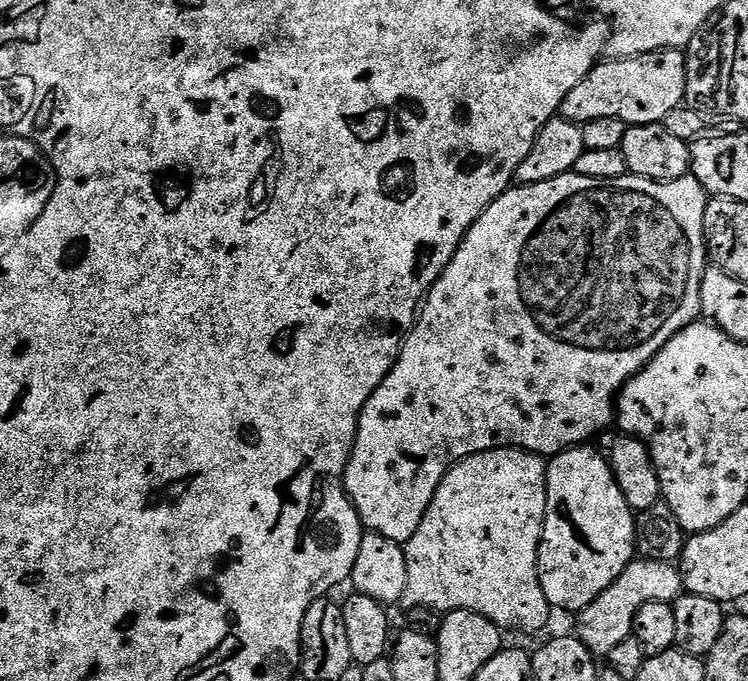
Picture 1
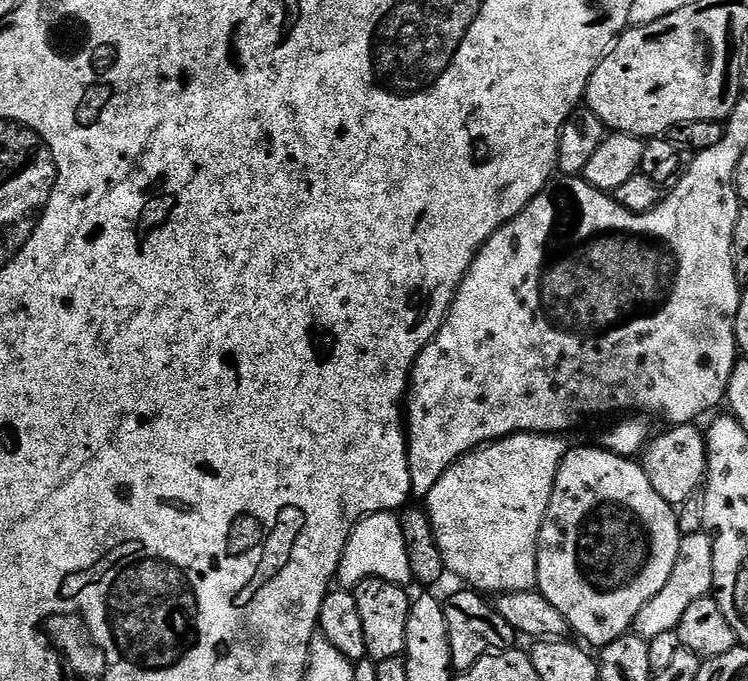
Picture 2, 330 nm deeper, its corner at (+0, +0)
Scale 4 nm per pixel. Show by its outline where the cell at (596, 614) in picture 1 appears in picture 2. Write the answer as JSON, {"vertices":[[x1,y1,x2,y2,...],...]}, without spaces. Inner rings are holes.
{"vertices":[[707,531,698,534,690,534,680,541,678,550,678,562,674,562,674,570,670,573,670,578,642,610,638,610,638,618,634,625,635,635,641,636,644,640,658,638,658,634,674,632,676,627,682,622,682,617,686,614,686,609,692,603,698,602,698,598,709,595,713,591,714,582,714,548,712,537]]}

